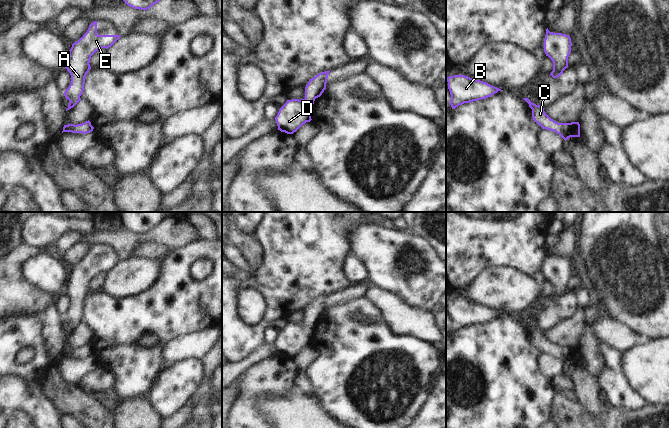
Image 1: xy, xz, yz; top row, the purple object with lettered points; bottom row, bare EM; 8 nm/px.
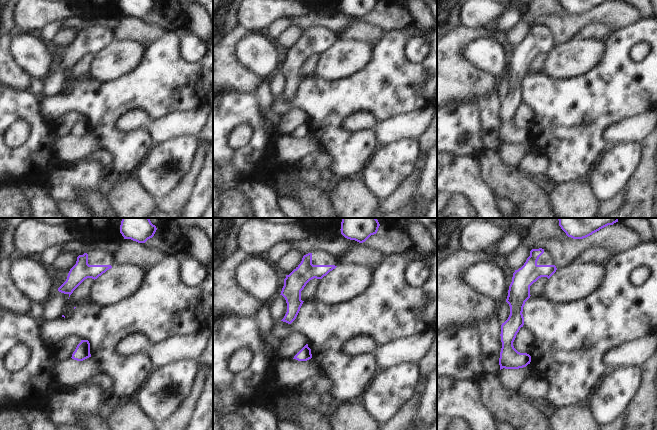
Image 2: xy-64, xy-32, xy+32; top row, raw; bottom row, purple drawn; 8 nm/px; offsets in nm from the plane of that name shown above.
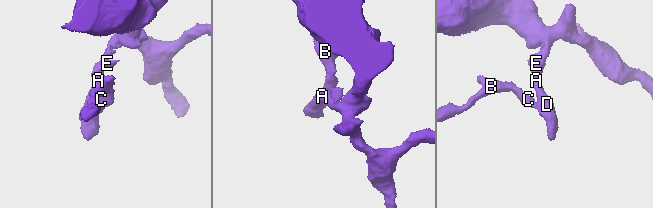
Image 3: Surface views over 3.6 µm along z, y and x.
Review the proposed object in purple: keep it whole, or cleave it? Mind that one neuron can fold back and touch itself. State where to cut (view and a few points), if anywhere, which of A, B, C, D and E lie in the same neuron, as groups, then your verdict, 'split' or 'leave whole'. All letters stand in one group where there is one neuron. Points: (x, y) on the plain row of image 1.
no cut; A B C D E; leave whole

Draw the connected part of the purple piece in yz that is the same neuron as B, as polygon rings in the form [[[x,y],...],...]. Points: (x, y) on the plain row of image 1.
[[[464,299],[446,301],[451,318],[450,329],[455,333],[464,327],[471,327],[488,322],[498,315],[503,315],[486,306],[472,303]]]

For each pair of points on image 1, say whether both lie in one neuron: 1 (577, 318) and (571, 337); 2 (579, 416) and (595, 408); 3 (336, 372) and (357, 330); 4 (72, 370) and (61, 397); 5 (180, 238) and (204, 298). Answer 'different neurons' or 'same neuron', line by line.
1: same neuron
2: different neurons
3: same neuron
4: different neurons
5: different neurons

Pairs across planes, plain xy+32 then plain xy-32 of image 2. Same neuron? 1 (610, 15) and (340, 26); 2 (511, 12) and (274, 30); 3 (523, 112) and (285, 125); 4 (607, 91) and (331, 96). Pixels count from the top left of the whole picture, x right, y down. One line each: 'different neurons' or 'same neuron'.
1: same neuron
2: same neuron
3: same neuron
4: same neuron

